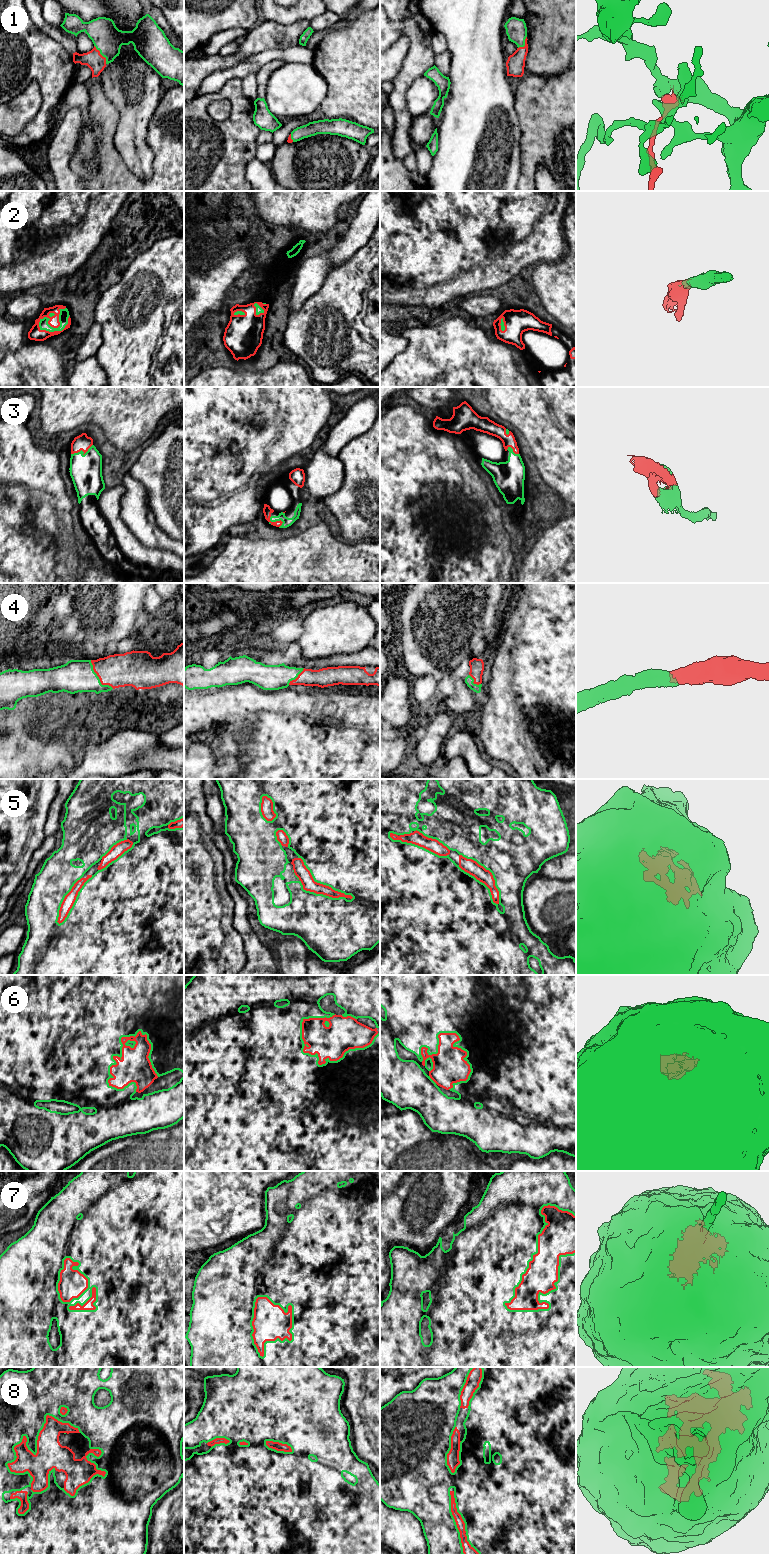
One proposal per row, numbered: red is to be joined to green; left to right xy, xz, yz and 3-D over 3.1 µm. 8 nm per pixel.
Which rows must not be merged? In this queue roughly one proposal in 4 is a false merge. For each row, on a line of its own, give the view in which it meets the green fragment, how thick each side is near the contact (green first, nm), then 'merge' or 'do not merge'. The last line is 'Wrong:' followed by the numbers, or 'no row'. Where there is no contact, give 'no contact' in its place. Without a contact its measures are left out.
1: contact in xy; calibres 240 and 150 nm; merge
2: contact in xy; calibres 80 and 100 nm; merge
3: contact in xy; calibres 260 and 130 nm; merge
4: contact in xy; calibres 260 and 280 nm; merge
5: contact in xz; calibres 500 and 110 nm; merge
6: contact in xy; calibres 400 and 260 nm; merge
7: contact in yz; calibres 500 and 260 nm; merge
8: contact in xy; calibres 340 and 220 nm; merge
Wrong: no row

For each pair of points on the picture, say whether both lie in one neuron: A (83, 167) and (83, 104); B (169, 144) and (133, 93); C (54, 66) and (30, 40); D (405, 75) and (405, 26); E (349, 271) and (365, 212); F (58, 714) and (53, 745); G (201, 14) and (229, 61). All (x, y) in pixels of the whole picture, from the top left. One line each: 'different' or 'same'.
A: same
B: different
C: same
D: same
E: different
F: different
G: different

